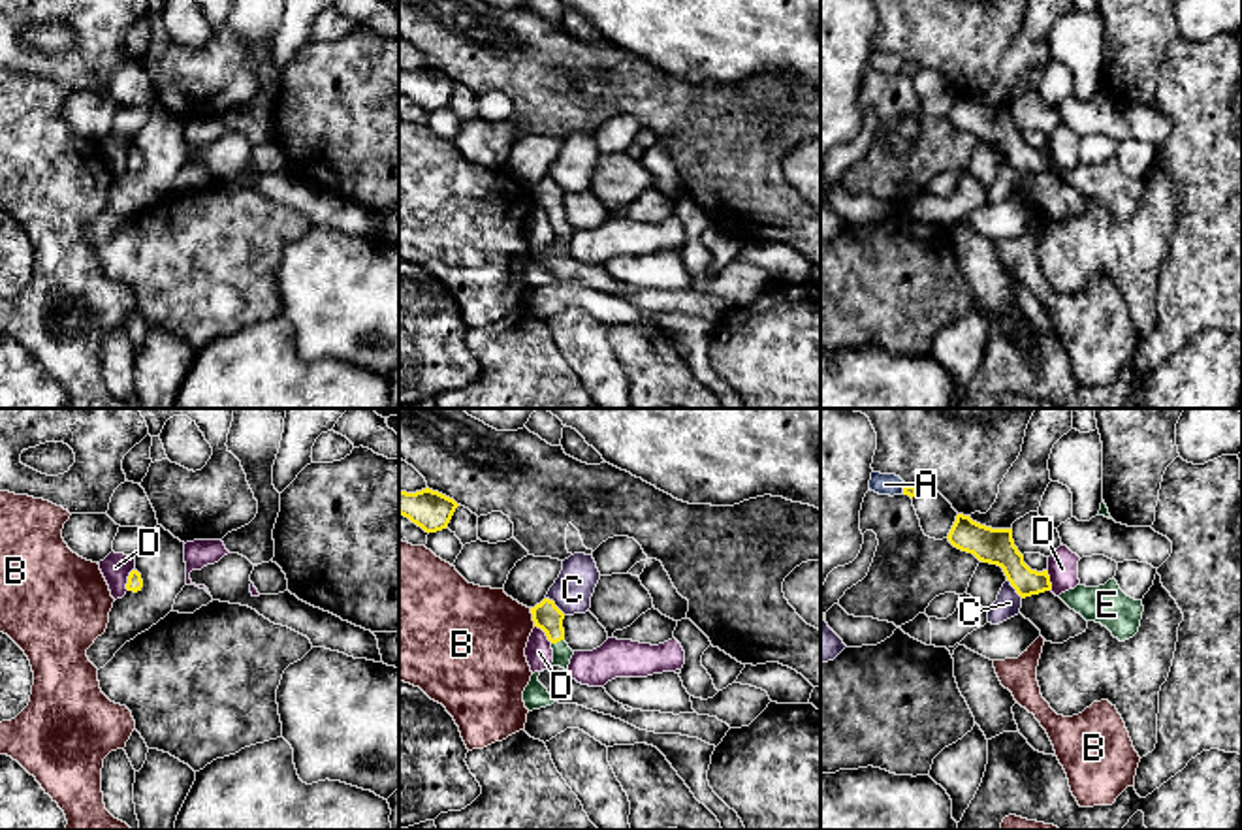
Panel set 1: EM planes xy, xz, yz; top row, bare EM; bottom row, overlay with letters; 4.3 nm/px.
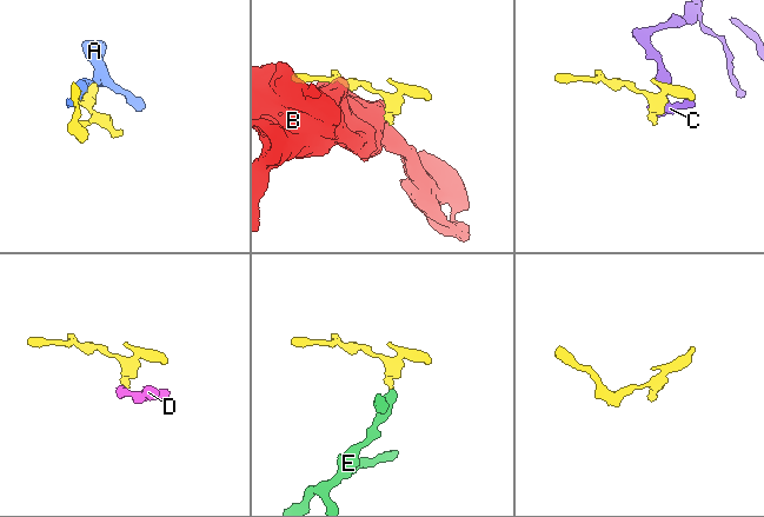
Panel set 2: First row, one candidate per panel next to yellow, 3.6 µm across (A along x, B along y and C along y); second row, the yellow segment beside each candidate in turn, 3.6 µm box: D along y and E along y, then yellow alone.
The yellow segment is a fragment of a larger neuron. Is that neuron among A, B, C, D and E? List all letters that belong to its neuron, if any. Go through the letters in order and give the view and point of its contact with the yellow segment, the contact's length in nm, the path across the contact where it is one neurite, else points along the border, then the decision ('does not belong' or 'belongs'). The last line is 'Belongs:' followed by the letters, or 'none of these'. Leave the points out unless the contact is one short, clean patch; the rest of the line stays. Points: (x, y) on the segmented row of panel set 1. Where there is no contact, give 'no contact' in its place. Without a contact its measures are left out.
A: yz (904, 488) | 50 nm | does not belong
B: xz (533, 618) | 80 nm | does not belong
C: xz (554, 605) | 120 nm | does not belong
D: xy (128, 580) | 100 nm | along xy (134, 569), (127, 580), (127, 590) | does not belong
E: xz (557, 640) | 60 nm | across xz (546, 616), (557, 640), (561, 652) | belongs
Belongs: E

